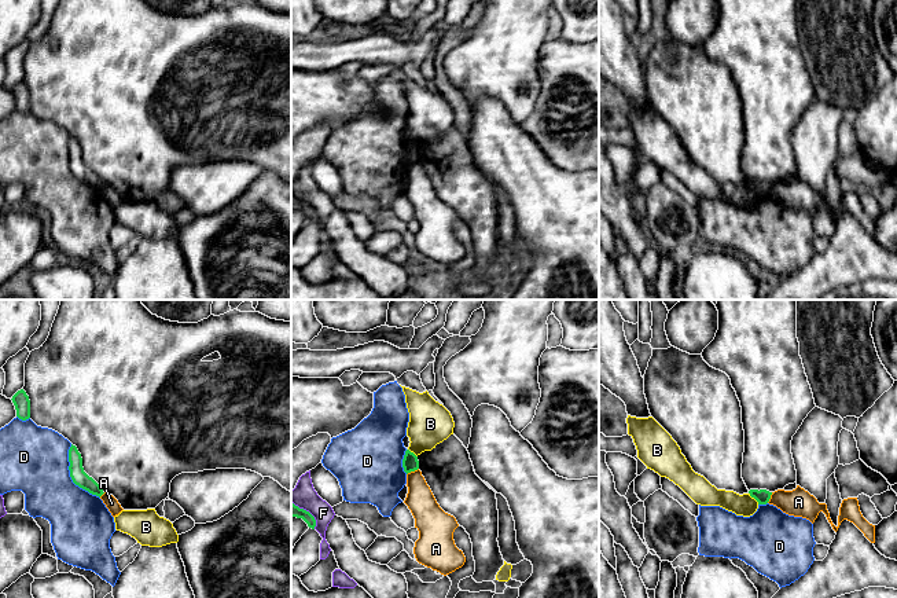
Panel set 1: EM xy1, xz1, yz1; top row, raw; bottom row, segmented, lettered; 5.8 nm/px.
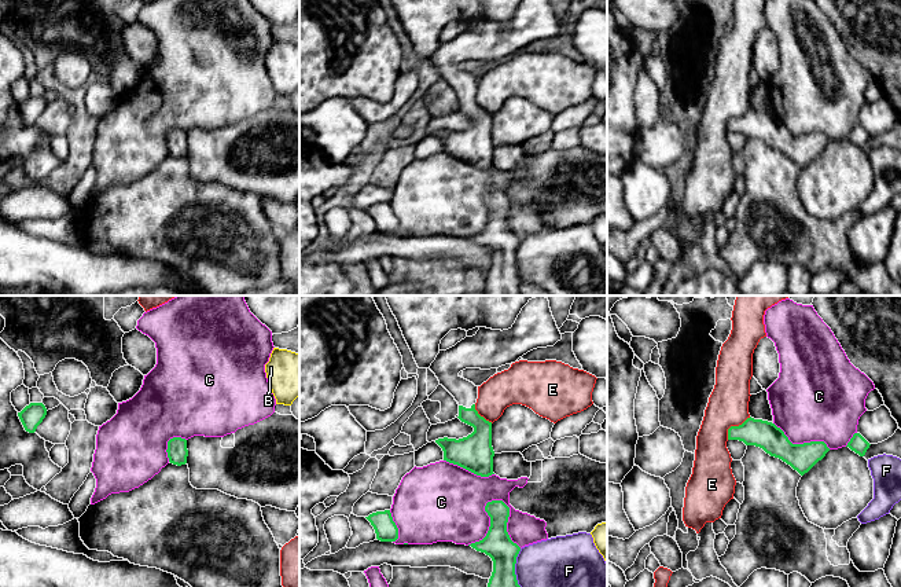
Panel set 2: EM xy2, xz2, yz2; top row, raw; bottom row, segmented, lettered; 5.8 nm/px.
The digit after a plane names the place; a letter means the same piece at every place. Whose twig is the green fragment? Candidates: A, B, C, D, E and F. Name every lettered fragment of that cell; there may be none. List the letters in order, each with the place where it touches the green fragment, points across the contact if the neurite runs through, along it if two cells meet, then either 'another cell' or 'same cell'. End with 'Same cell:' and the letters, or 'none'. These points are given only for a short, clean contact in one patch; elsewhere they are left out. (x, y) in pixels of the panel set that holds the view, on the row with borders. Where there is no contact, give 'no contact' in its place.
A: xz1 (412, 470) | along xz1 (418, 468), (407, 474) | another cell
B: yz1 (753, 496) | along yz1 (749, 492), (758, 503) | another cell
C: xz2 (491, 521) | another cell
D: xy1 (70, 476) | another cell
E: yz2 (734, 426) | along yz2 (750, 417), (738, 425), (732, 425), (728, 429), (727, 439) | another cell
F: xz2 (514, 568) | another cell
Same cell: none

